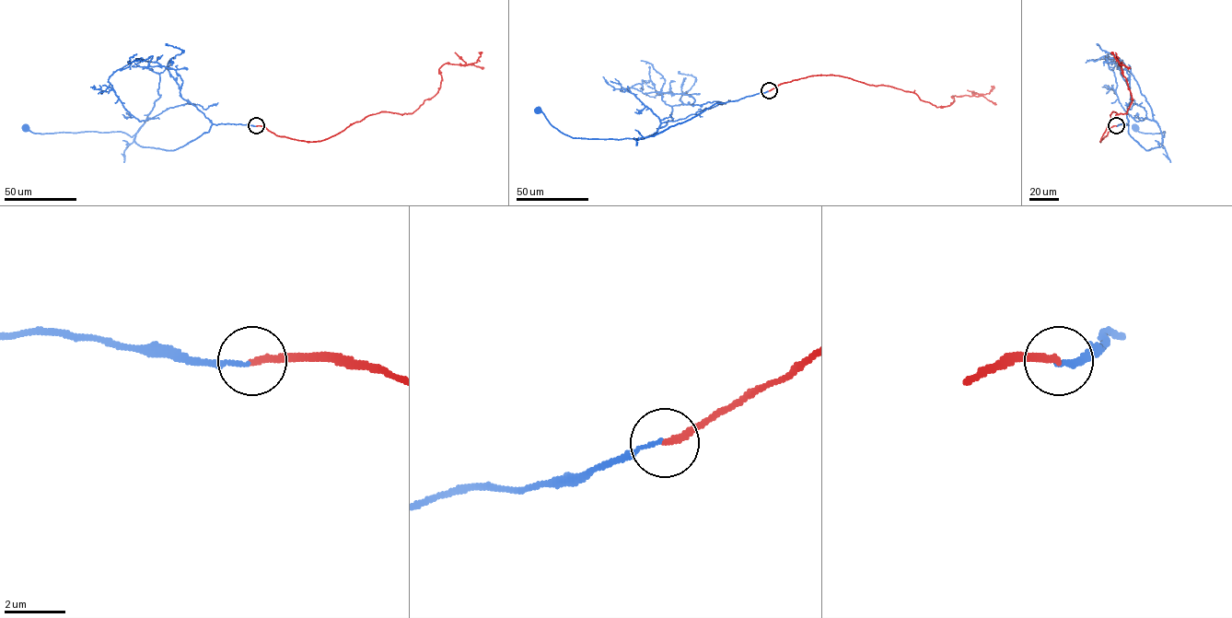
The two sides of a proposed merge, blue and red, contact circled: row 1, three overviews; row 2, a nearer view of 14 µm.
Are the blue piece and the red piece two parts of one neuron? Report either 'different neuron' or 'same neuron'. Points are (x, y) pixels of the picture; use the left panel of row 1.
same neuron

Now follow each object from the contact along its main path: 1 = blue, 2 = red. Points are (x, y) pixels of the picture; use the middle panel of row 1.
1: (769, 90), (715, 103), (688, 120), (643, 139), (573, 138), (552, 126), (537, 109)
2: (769, 90), (793, 80), (833, 75), (913, 92), (942, 107), (955, 100), (951, 96), (986, 94), (994, 87)

